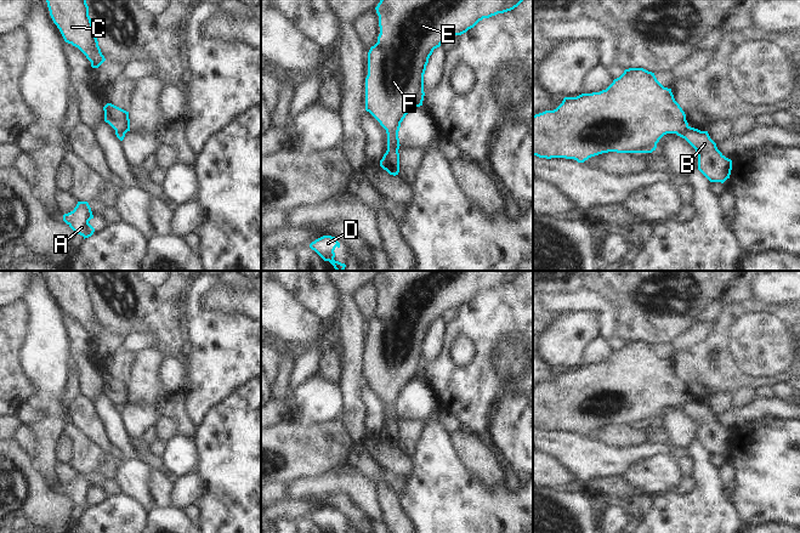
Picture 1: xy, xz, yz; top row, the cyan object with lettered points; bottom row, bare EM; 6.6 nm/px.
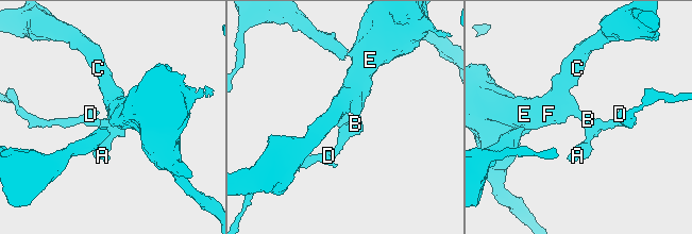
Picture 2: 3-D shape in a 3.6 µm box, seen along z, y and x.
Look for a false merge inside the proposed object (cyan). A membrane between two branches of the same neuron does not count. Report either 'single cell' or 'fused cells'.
fused cells

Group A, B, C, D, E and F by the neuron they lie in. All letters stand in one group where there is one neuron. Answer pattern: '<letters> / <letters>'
A B D / C E F

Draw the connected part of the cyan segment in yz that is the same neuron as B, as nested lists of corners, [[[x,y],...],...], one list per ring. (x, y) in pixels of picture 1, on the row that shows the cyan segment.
[[[688,126],[686,130],[676,134],[685,138],[697,152],[698,170],[710,181],[724,183],[730,178],[732,160],[726,158],[710,138],[708,131]]]

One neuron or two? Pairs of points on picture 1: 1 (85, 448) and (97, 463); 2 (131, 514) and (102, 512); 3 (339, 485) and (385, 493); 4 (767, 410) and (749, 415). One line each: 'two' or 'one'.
1: one
2: one
3: two
4: one

